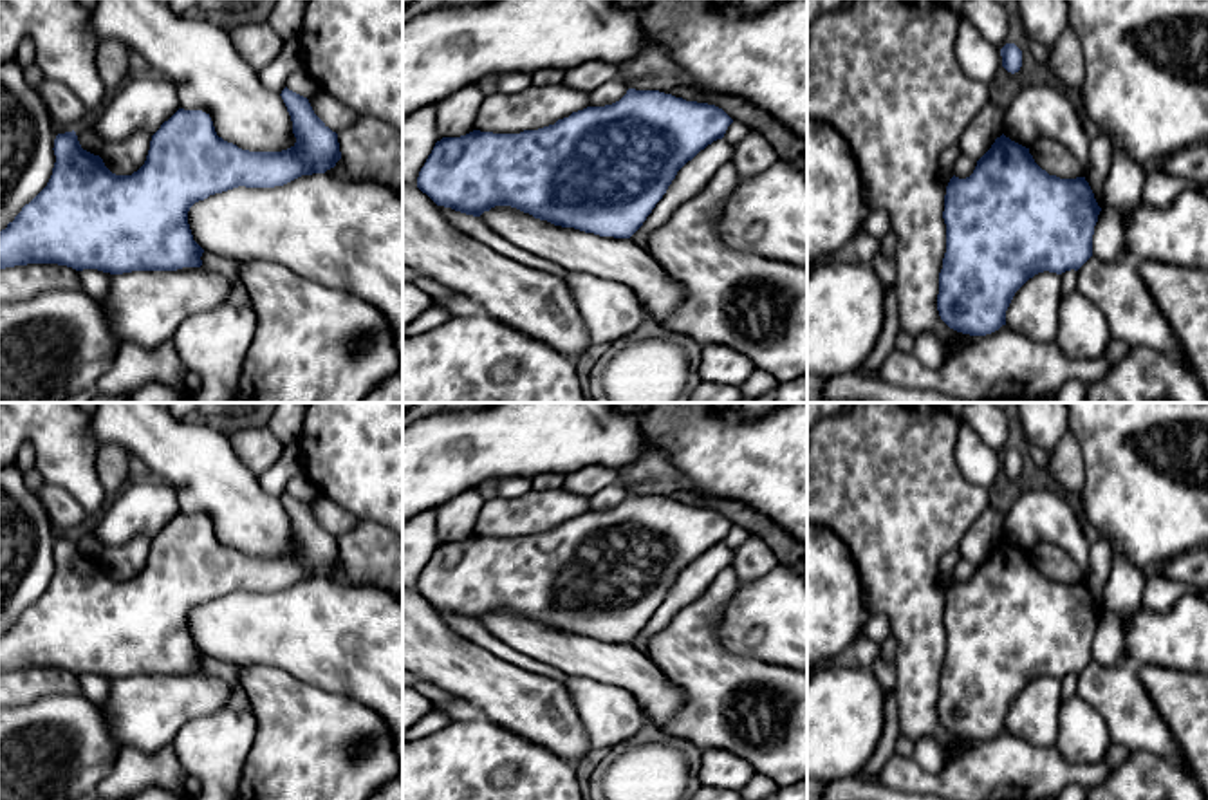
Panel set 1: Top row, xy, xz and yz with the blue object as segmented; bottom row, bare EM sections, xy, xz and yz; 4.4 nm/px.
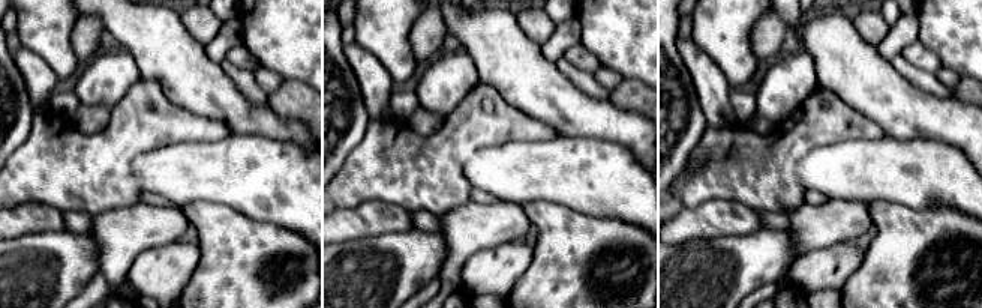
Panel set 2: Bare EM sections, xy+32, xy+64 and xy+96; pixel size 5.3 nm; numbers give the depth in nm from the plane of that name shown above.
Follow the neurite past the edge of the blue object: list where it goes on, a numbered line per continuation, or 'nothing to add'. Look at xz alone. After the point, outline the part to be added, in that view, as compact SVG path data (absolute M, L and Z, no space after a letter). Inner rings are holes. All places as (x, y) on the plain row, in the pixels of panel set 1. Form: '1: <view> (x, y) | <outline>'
nothing to add

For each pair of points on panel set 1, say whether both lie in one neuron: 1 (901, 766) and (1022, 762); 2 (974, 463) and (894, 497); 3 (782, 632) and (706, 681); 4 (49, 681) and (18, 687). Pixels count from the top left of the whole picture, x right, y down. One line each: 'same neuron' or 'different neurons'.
1: same neuron
2: different neurons
3: different neurons
4: same neuron

